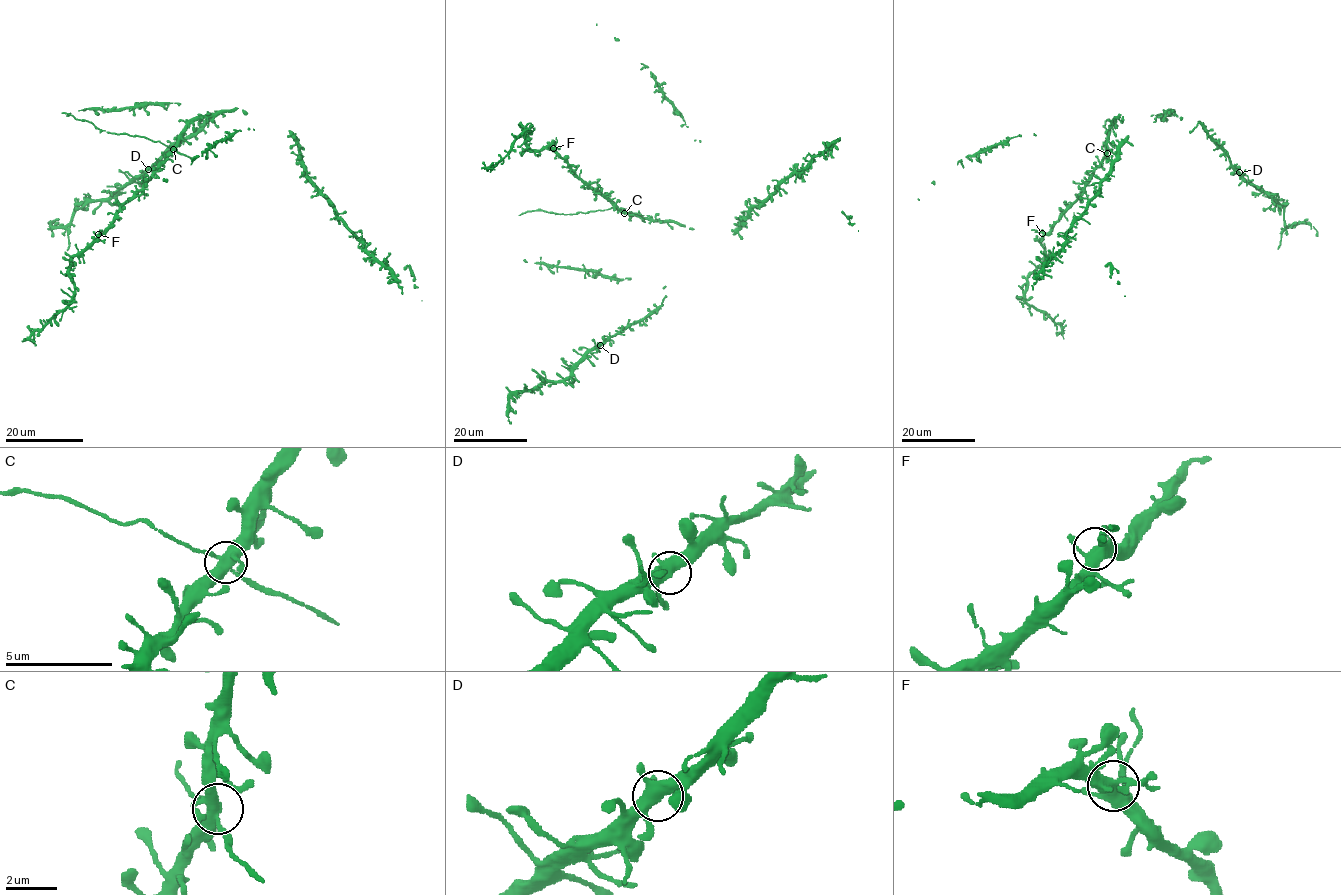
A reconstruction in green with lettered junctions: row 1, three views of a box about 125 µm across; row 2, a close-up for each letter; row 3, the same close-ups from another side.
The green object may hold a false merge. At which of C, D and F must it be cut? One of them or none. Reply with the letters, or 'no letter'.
no letter

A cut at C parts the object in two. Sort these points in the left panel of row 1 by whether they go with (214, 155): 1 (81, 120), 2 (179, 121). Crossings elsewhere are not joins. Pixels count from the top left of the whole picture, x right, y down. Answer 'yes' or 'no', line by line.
1: no
2: yes

